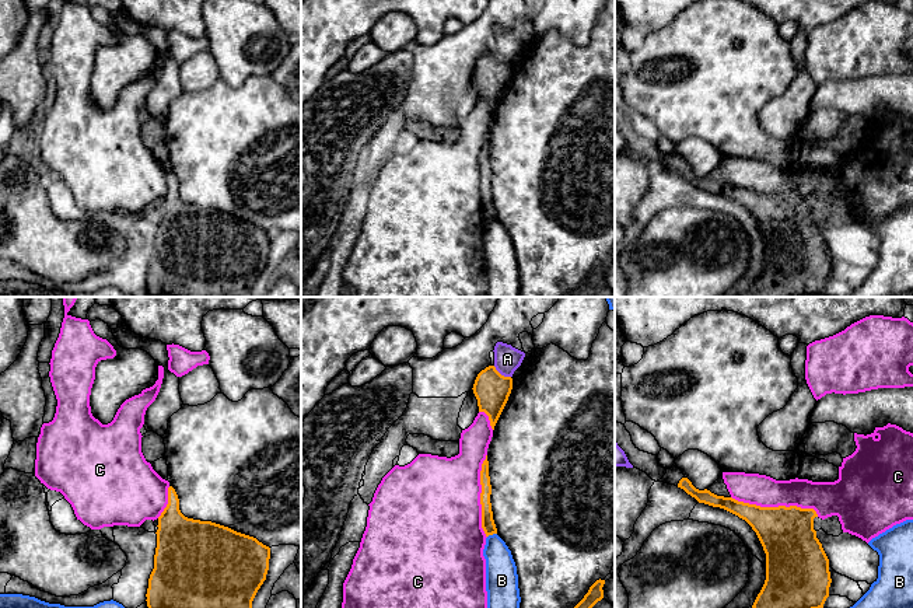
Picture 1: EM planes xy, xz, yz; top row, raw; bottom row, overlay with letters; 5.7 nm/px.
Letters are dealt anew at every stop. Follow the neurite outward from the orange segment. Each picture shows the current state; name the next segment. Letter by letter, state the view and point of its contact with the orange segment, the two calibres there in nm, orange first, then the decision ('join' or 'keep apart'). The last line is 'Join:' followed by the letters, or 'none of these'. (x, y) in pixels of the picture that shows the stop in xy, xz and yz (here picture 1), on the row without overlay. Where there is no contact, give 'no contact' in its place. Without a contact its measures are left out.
A: meets orange in xz at (500, 60); 200 nm thick on the orange side, 160 nm on the other; keep apart
B: meets orange in xz at (492, 220); 80 nm thick on the orange side, 180 nm on the other; keep apart
C: meets orange in yz at (776, 194); 320 nm thick on the orange side, 180 nm on the other; keep apart
Join: none of these

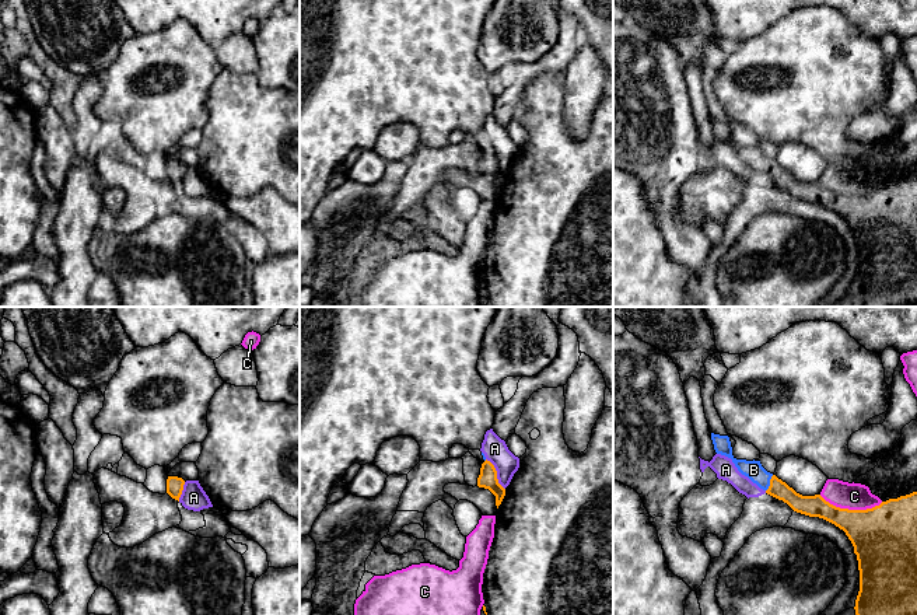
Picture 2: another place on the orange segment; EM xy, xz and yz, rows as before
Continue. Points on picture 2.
A: meets orange in xz at (496, 160); 110 nm thick on the orange side, 140 nm on the other; keep apart
B: meets orange in yz at (770, 170); 110 nm thick on the orange side, 110 nm on the other; join
C: meets orange in yz at (851, 196); 360 nm thick on the orange side, 160 nm on the other; keep apart
Join: B

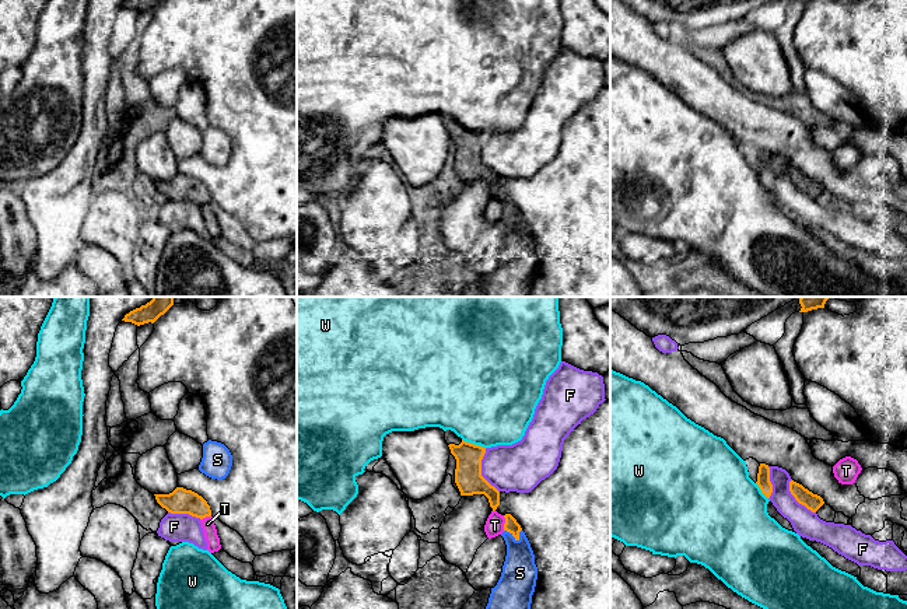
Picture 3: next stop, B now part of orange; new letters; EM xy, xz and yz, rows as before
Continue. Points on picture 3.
F: meets orange in xz at (480, 157); 160 nm thick on the orange side, 280 nm on the other; keep apart
S: meets orange in xz at (512, 221); 80 nm thick on the orange side, 200 nm on the other; keep apart
T: meets orange in xz at (505, 209); 80 nm thick on the orange side, 110 nm on the other; keep apart
W: meets orange in xz at (473, 130); 160 nm thick on the orange side, 500 nm on the other; keep apart
Join: none of these

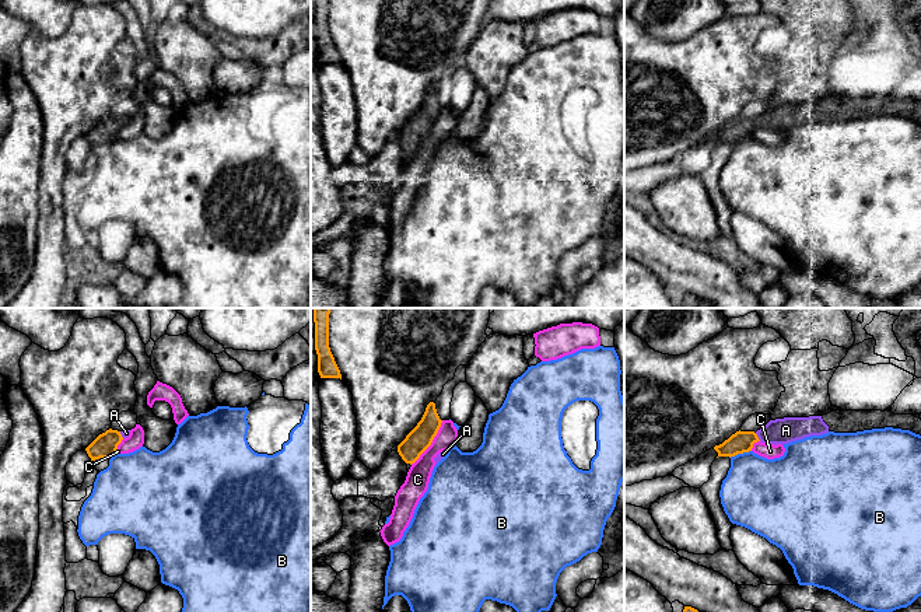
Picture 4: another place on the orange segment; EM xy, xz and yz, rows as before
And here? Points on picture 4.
A: meets orange in yz at (757, 123); 130 nm thick on the orange side, 150 nm on the other; join
B: meets orange in yz at (739, 139); 130 nm thick on the orange side, 400 nm on the other; keep apart
C: meets orange in xz at (431, 128); 140 nm thick on the orange side, 140 nm on the other; keep apart
Join: A

